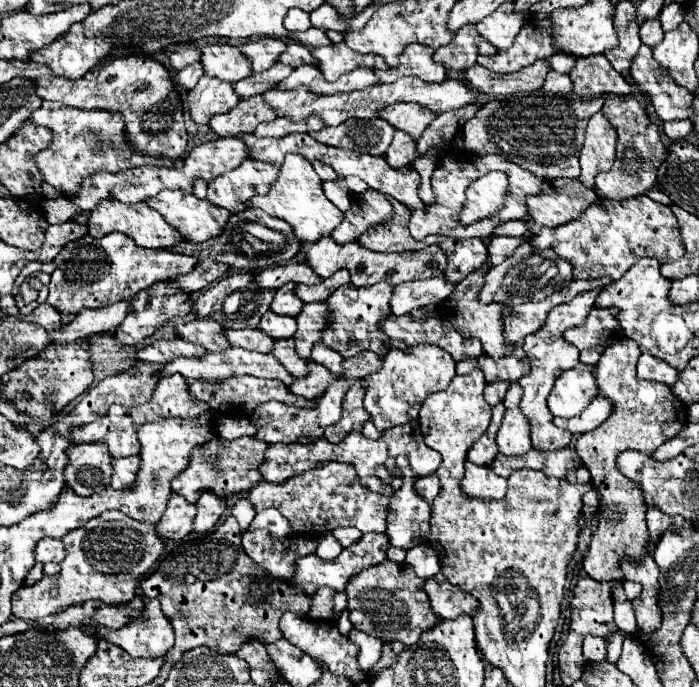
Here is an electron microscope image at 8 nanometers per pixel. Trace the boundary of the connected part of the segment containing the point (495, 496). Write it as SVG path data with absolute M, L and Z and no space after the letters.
M465 461L465 477L461 489L469 499L477 501L501 501L507 493L507 479L493 473L491 467L479 467L471 461Z

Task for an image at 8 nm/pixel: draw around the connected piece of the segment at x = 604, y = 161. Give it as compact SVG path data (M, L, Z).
M595 113L589 119L585 143L579 155L581 161L581 175L579 181L593 189L595 187L595 175L599 171L607 171L615 163L615 143L617 133L611 127L611 123L603 117L603 113Z

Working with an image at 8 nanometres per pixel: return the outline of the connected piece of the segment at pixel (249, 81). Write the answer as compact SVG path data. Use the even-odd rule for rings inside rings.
M275 63L271 69L263 71L263 73L253 73L251 77L245 77L237 83L233 83L235 87L235 93L239 97L251 97L251 95L261 95L265 93L267 89L273 89L283 77L287 77L293 69L289 65L283 65L283 63Z

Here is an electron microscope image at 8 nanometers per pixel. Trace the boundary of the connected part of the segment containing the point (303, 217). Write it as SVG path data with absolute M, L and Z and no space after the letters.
M295 153L285 155L285 161L281 163L281 169L279 169L279 177L271 185L269 193L247 201L247 209L251 207L259 207L273 217L287 221L293 227L295 237L307 243L317 241L323 235L329 235L343 221L343 213L323 195L321 177L315 173L315 169L305 157L299 157Z

